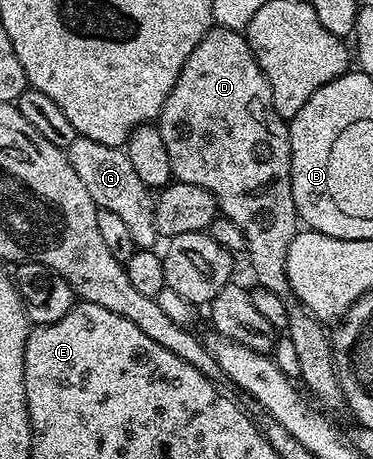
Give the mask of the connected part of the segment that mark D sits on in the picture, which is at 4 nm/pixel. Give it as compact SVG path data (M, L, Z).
M214 26L195 45L191 57L183 65L171 93L161 106L159 130L163 145L167 145L167 157L171 157L173 179L179 183L190 183L207 189L215 197L218 212L224 218L235 221L243 229L245 251L249 263L257 274L256 286L271 289L275 297L285 302L289 326L287 336L295 345L299 357L299 379L304 390L314 395L326 412L346 410L343 391L337 380L337 370L333 360L331 337L324 331L322 320L316 319L306 307L293 296L287 281L287 249L299 230L299 220L295 201L291 193L291 145L289 144L289 124L275 113L271 101L271 85L259 69L249 48L249 40L239 31L229 27Z

